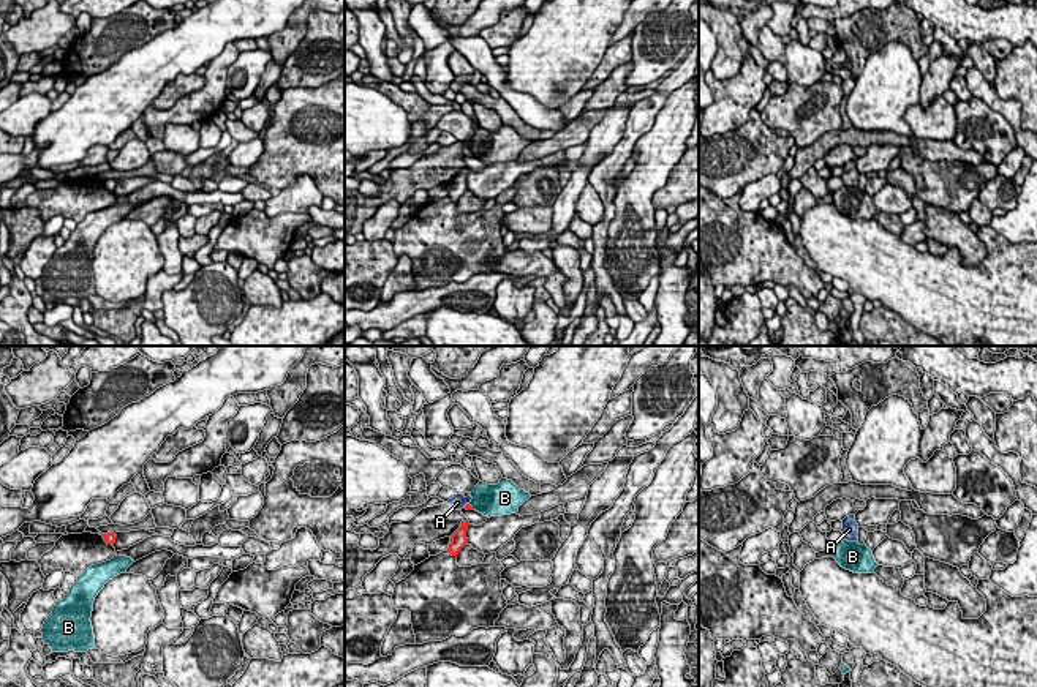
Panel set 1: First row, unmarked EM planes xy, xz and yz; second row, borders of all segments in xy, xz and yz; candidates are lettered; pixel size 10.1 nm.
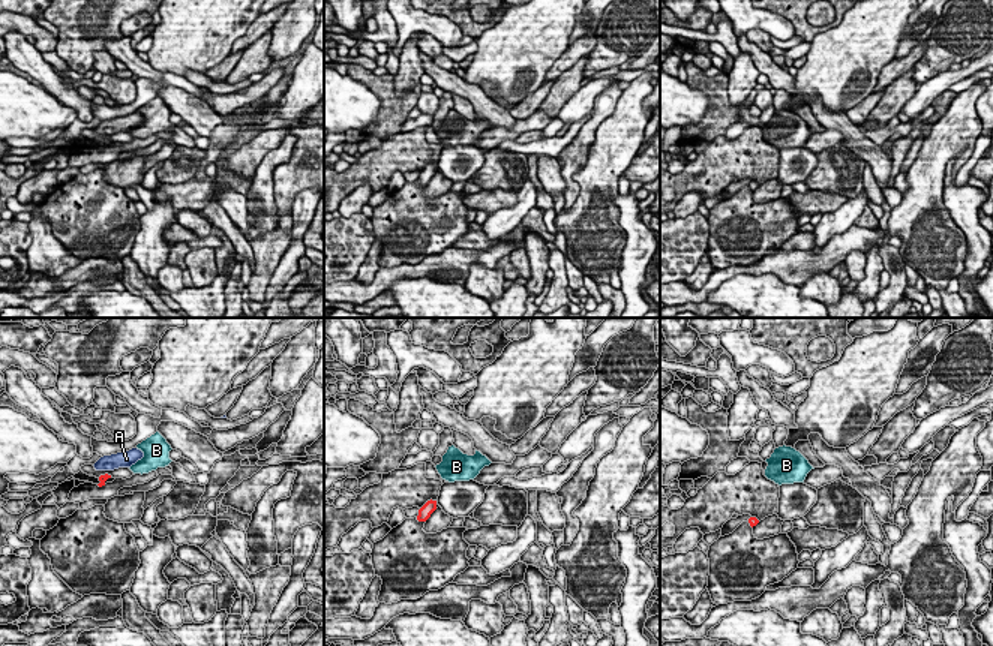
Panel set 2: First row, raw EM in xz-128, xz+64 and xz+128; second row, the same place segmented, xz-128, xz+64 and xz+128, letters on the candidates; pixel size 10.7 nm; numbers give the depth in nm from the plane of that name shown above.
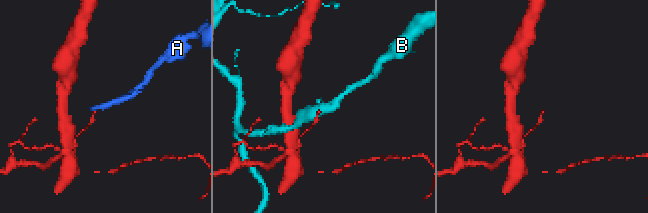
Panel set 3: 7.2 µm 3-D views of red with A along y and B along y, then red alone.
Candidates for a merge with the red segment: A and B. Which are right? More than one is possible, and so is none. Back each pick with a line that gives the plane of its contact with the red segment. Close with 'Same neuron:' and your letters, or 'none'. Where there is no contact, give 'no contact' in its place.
Same neuron: none

